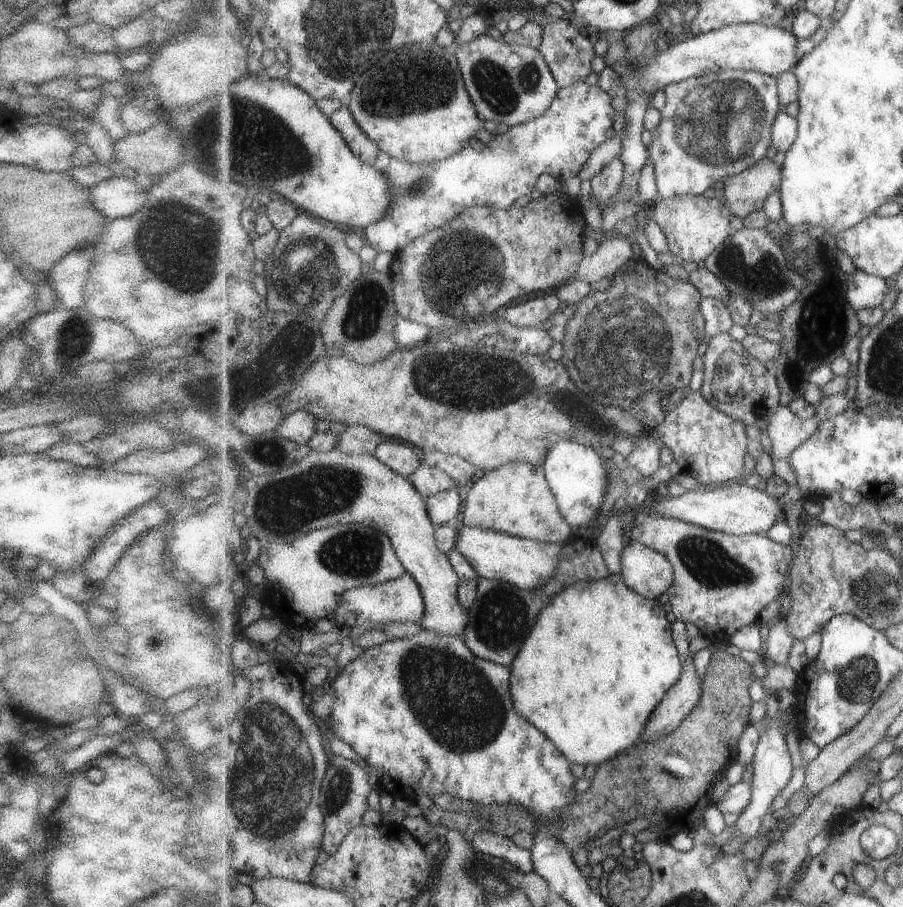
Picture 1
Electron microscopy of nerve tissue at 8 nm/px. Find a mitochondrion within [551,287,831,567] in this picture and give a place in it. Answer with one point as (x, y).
(601, 337)

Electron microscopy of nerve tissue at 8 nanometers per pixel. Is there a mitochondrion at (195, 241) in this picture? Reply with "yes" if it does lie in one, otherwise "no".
yes

